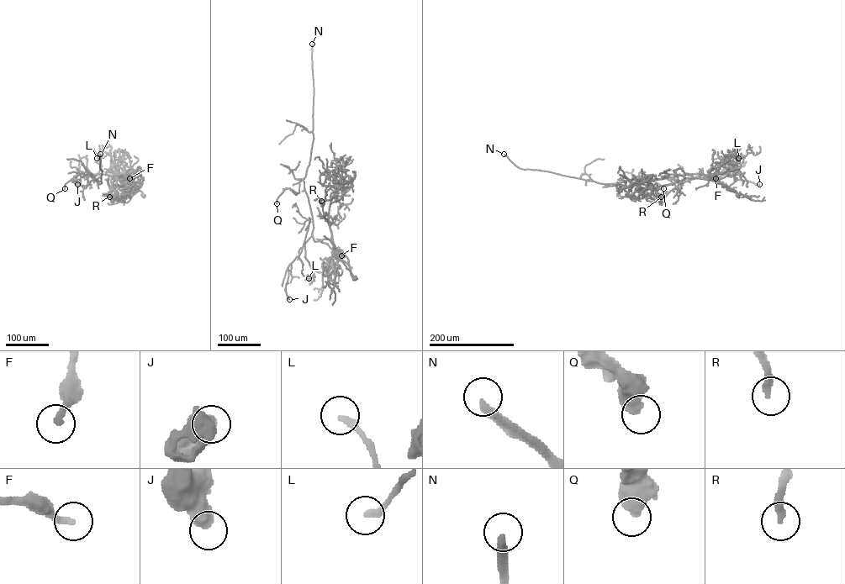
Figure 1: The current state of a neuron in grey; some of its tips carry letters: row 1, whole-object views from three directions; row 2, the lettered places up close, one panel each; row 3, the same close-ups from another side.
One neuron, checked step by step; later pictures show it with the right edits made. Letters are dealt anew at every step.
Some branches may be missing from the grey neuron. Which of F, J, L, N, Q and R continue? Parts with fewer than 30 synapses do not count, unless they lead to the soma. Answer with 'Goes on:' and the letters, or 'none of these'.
Goes on: F, N

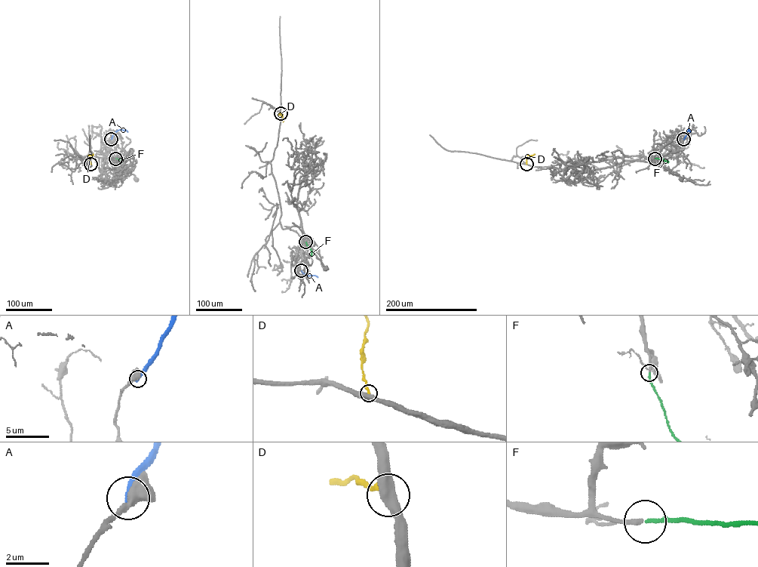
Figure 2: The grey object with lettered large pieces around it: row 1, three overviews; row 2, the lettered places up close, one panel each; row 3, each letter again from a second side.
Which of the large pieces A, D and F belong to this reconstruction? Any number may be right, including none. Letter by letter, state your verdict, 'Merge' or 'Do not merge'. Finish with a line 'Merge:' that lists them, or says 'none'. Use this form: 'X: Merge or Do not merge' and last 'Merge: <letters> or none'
A: Do not merge
D: Do not merge
F: Merge
Merge: F

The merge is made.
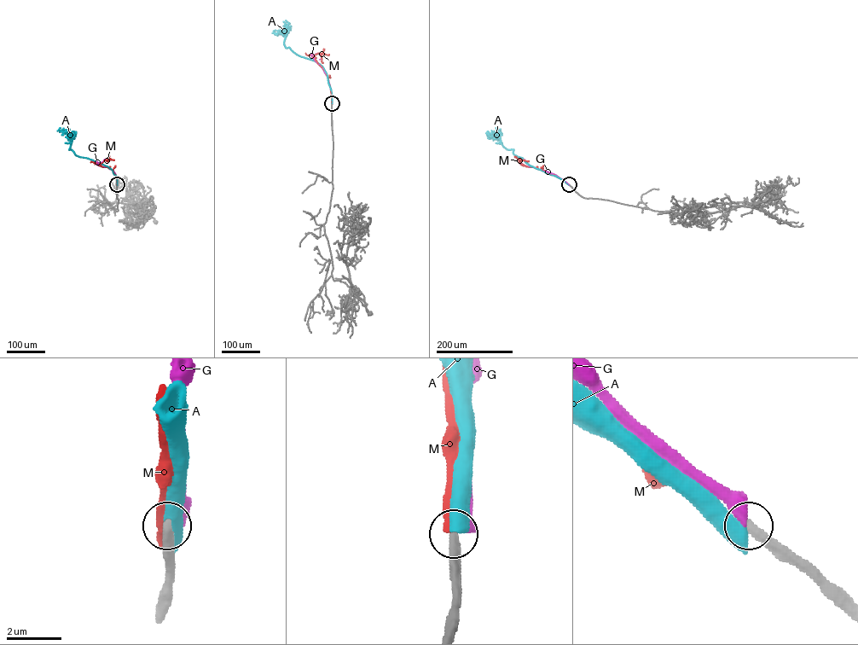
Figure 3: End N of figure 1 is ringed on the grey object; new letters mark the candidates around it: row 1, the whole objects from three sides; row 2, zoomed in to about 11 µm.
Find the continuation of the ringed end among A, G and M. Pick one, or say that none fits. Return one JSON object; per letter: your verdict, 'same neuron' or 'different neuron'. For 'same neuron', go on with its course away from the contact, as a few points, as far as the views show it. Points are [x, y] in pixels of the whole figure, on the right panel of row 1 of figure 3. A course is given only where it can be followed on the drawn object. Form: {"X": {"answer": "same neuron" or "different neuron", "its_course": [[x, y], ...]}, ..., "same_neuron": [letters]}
{"A": {"answer": "different neuron"}, "G": {"answer": "different neuron"}, "M": {"answer": "different neuron"}, "same_neuron": []}

